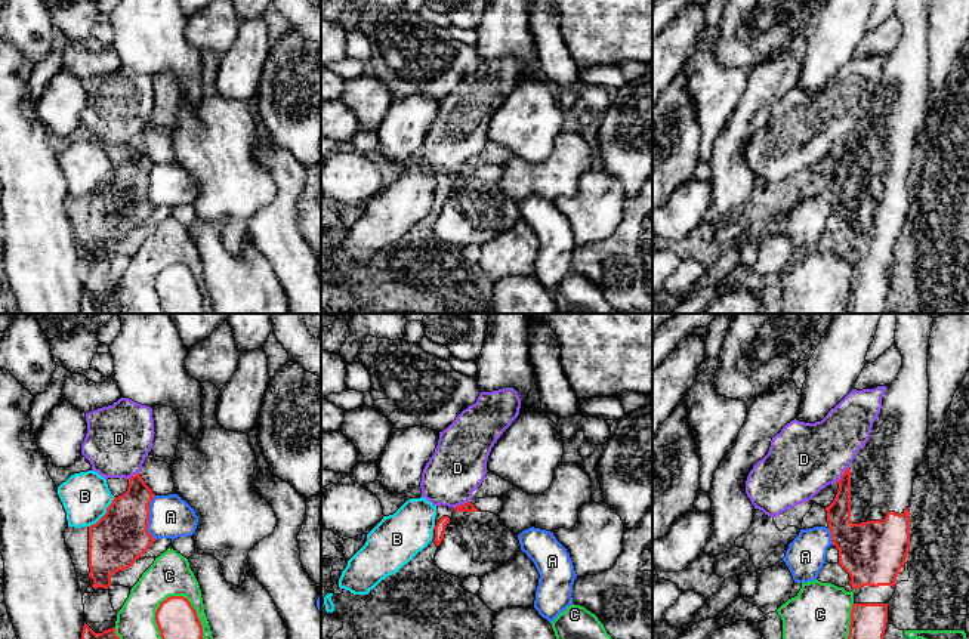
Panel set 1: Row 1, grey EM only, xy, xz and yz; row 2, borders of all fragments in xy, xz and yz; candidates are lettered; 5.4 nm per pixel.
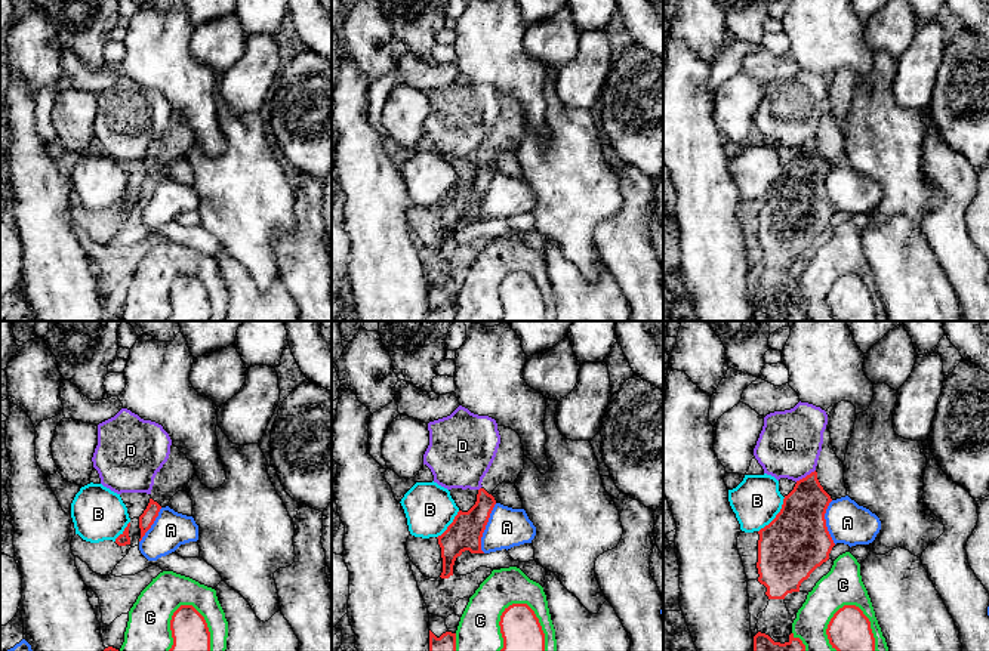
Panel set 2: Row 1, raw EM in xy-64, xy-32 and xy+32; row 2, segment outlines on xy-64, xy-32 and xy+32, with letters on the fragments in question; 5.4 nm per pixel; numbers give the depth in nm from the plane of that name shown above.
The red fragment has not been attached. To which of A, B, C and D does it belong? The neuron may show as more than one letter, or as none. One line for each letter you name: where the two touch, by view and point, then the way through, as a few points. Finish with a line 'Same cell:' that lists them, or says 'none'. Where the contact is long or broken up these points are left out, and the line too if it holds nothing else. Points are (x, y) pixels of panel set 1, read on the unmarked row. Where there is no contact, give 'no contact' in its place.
Same cell: none

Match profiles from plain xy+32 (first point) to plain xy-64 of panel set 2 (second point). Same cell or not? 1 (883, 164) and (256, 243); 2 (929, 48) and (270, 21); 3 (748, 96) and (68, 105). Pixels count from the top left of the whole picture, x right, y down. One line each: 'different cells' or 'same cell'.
1: same cell
2: different cells
3: same cell

